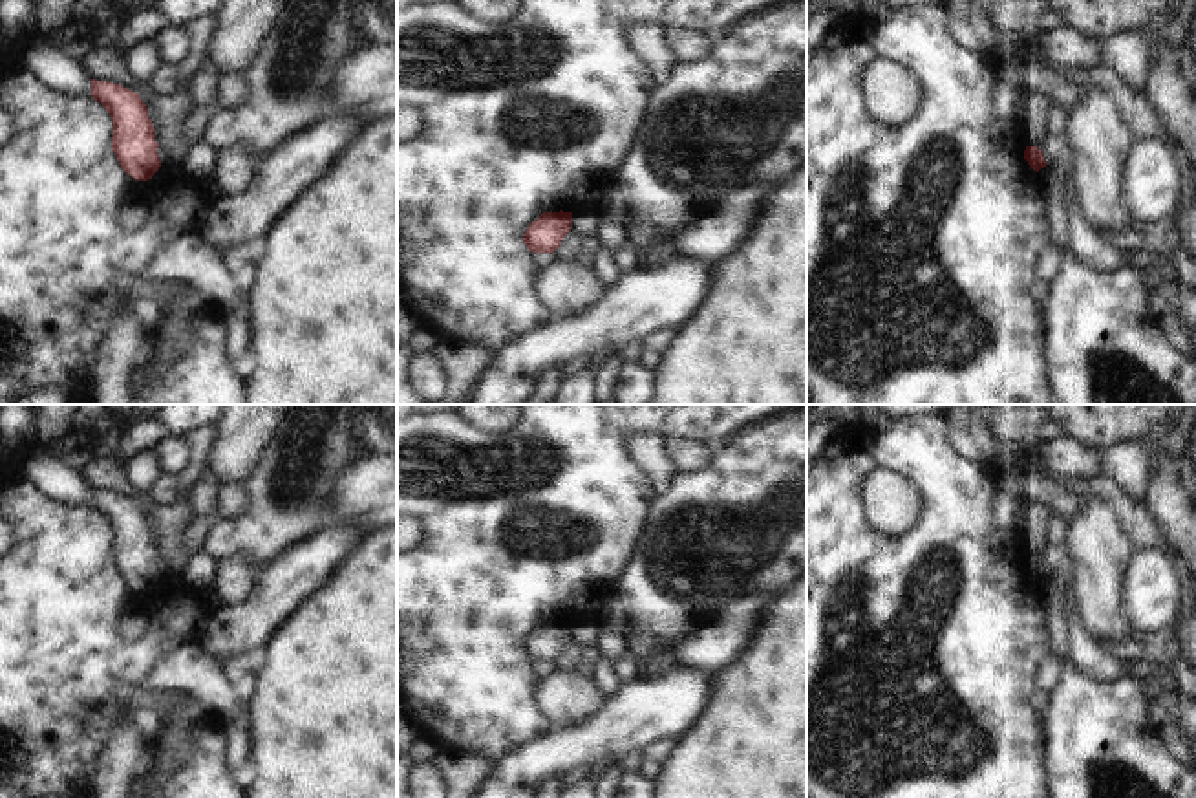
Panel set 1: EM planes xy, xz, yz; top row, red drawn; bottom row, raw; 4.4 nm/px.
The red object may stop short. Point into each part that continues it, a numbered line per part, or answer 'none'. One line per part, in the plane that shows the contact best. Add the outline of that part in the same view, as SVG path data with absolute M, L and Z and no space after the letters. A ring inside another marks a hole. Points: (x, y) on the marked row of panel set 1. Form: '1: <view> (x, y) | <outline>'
none

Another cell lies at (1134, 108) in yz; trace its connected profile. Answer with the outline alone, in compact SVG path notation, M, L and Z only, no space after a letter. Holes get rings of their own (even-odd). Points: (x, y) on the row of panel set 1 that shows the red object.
M1092 66L1088 70L1064 70L1068 79L1081 86L1101 86L1116 101L1119 115L1125 126L1130 130L1134 141L1141 137L1154 137L1163 141L1167 135L1178 143L1174 135L1167 132L1158 115L1154 113L1148 95L1136 93L1127 88L1108 66Z

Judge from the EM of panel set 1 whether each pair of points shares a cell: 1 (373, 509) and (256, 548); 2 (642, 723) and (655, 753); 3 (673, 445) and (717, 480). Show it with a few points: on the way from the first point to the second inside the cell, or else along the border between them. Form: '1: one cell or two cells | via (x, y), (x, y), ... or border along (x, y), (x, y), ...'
1: two cells | border along (341, 478), (330, 522)
2: two cells | border along (675, 738), (655, 738), (640, 751)
3: two cells | border along (712, 454), (703, 467), (679, 473)

